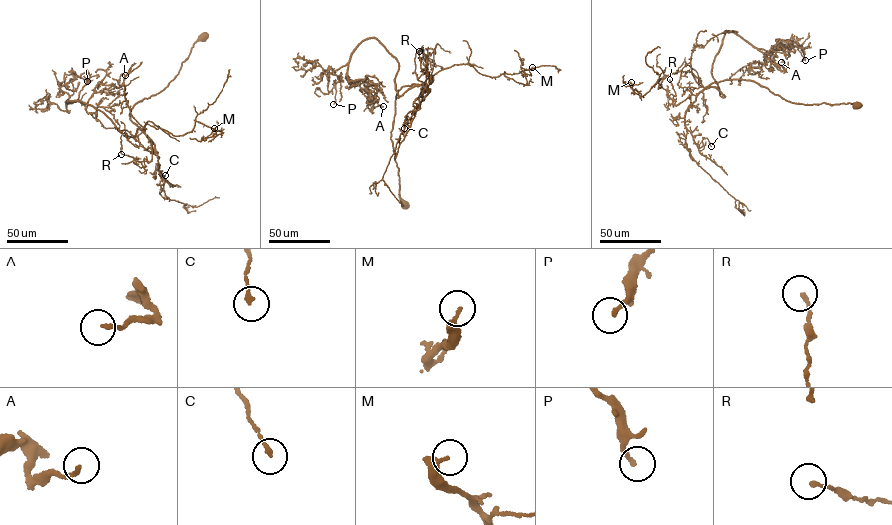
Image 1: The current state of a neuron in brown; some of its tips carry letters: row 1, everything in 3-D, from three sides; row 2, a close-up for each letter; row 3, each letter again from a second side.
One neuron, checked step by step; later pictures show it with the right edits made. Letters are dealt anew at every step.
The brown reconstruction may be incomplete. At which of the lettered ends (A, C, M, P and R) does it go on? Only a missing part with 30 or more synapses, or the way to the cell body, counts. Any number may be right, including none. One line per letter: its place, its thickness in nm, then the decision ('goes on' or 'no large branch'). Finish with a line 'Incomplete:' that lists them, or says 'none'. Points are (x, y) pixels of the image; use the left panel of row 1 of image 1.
A: at (125, 75); 160 nm thick; no large branch
C: at (165, 175); 160 nm thick; no large branch
M: at (214, 128); 260 nm thick; no large branch
P: at (87, 81); 190 nm thick; no large branch
R: at (121, 154); 140 nm thick; no large branch
Incomplete: none

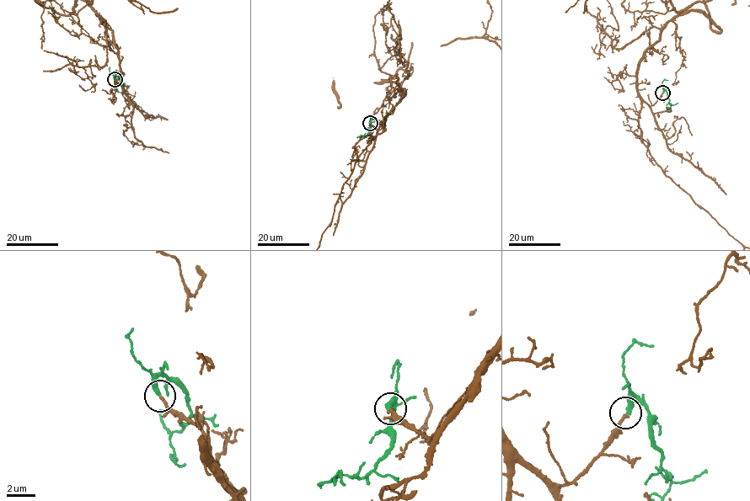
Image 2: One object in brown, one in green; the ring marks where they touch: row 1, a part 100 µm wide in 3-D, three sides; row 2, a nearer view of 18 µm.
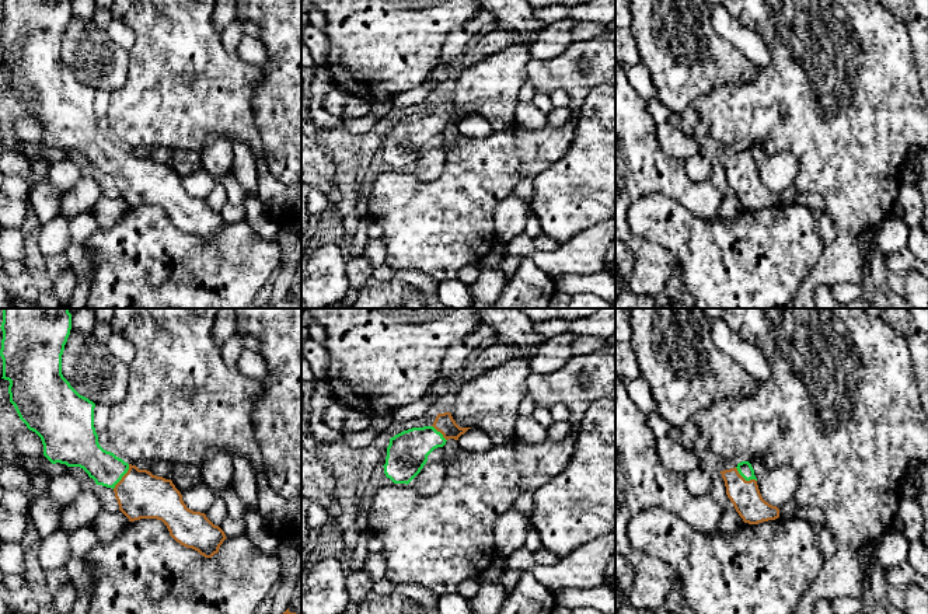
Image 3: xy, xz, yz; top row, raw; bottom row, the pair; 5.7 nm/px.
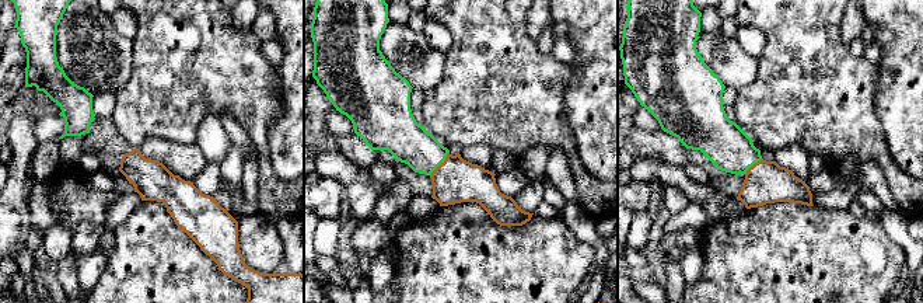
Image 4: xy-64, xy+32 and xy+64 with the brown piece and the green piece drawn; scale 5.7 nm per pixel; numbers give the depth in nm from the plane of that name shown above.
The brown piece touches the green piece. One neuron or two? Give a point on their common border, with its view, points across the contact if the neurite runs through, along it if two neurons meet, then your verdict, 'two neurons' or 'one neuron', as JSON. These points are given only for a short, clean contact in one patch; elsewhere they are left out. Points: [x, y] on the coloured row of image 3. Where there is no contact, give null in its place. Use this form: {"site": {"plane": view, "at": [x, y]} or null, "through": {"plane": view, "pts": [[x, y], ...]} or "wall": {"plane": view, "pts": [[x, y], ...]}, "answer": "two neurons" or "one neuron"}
{"site": {"plane": "xy", "at": [122, 477]}, "through": {"plane": "xy", "pts": [[140, 495], [122, 477], [104, 467]]}, "answer": "one neuron"}

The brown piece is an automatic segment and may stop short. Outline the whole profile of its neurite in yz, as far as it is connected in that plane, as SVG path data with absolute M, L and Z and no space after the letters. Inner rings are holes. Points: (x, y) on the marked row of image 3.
M749 461L721 471L726 495L744 523L758 524L779 517L779 509L765 502L760 493L754 470Z

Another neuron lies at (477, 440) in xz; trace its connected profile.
M468 429L457 442L460 449L472 453L485 453L493 446L488 433L482 429Z

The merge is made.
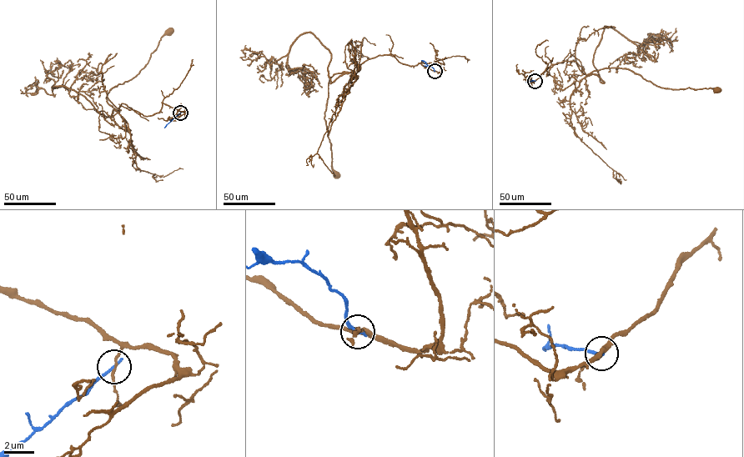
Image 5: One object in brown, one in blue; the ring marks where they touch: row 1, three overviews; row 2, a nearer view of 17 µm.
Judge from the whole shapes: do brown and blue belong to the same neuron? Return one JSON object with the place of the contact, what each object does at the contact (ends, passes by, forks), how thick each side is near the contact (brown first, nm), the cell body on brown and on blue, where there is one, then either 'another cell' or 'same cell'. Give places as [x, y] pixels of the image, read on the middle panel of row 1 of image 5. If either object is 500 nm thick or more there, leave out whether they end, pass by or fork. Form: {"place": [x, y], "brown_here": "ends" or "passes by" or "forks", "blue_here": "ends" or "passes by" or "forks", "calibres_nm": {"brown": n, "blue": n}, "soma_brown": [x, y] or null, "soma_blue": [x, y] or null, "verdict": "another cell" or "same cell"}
{"place": [434, 71], "brown_here": "passes by", "blue_here": "ends", "calibres_nm": {"brown": 150, "blue": 220}, "soma_brown": [336, 174], "soma_blue": null, "verdict": "another cell"}

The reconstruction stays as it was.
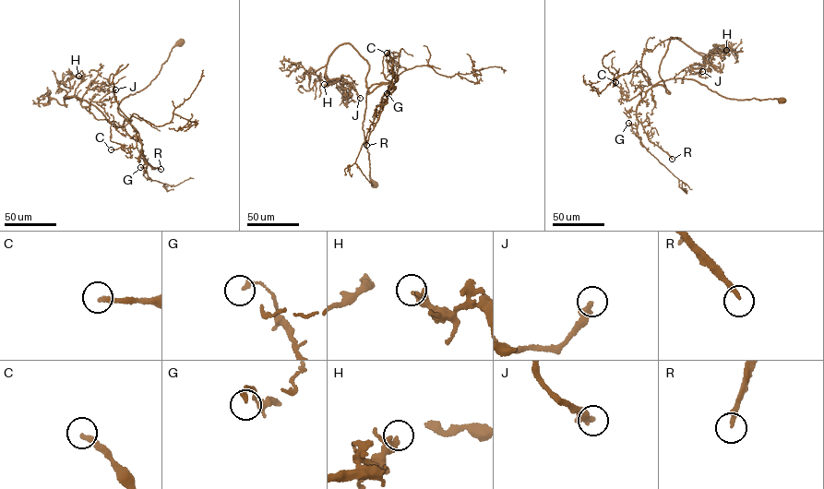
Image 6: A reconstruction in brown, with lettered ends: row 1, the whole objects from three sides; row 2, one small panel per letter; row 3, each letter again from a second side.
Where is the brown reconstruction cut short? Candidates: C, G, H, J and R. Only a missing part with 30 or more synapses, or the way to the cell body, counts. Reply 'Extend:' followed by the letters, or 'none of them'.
Extend: C, R

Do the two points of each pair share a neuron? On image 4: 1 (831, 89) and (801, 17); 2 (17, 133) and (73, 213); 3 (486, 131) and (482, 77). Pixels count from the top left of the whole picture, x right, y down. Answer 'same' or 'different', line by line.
1: same
2: different
3: same

